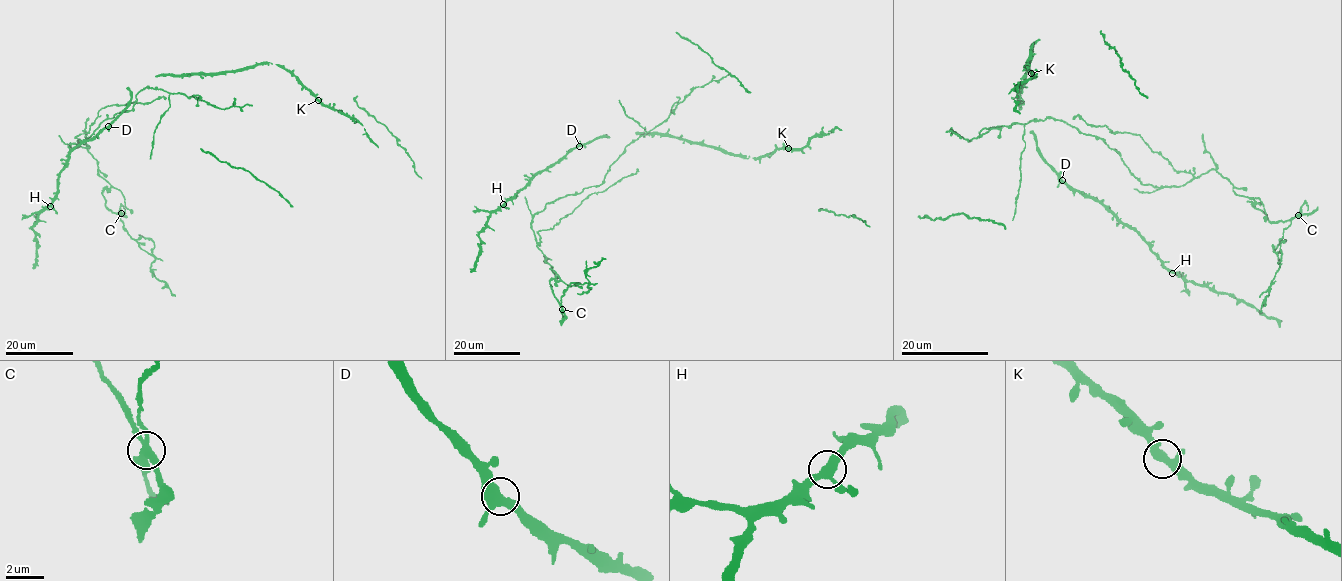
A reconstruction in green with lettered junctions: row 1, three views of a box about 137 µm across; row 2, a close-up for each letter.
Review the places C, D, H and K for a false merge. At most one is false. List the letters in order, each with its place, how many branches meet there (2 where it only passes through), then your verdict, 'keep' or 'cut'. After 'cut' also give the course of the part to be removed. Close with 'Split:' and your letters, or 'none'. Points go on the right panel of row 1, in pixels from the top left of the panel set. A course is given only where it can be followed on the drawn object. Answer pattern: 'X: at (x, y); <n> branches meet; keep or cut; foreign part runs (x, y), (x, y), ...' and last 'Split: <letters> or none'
C: at (1298, 215); 3 branches meet; cut; foreign part runs (1298, 216), (1283, 230), (1282, 240), (1274, 250), (1280, 260), (1279, 270), (1261, 312)
D: at (1062, 180); 3 branches meet; keep
H: at (1172, 273); 3 branches meet; keep
K: at (1031, 73); 3 branches meet; keep
Split: C

